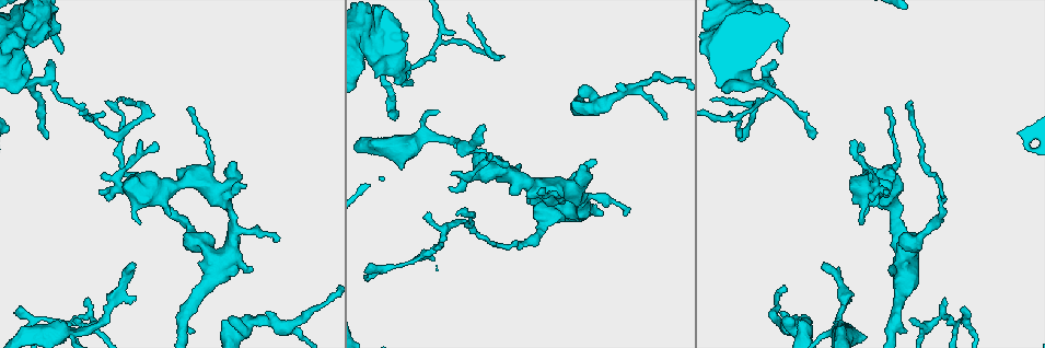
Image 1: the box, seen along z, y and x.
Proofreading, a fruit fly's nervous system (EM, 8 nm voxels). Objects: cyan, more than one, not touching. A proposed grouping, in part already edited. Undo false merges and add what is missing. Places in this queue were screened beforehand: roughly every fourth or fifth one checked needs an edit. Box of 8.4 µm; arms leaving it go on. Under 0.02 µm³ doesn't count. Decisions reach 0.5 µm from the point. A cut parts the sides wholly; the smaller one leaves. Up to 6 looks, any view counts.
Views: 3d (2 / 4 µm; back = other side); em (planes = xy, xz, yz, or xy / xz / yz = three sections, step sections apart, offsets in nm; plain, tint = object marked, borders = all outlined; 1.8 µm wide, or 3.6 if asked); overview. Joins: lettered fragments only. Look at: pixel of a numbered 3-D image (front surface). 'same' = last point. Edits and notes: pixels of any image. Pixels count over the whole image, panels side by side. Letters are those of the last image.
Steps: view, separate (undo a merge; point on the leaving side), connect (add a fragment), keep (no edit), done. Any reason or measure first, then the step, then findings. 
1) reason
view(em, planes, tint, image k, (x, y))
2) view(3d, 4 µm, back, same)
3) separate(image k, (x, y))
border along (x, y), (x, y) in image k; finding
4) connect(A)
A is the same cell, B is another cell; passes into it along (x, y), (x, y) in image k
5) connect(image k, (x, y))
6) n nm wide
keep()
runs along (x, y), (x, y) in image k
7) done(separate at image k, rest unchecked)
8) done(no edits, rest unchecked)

an open end
view(3d, 4 µm, image 1, (244, 186))

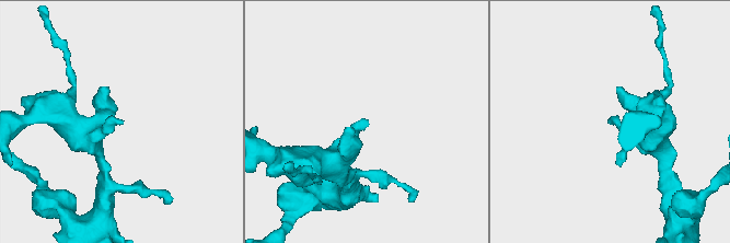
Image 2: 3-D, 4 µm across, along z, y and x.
view(em, planes, borders, image 2, (122, 121))

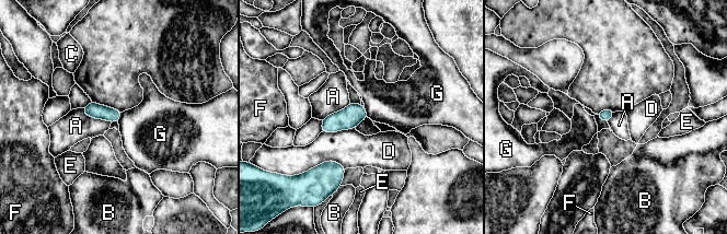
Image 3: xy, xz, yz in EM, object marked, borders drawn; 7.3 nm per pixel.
keep()
A, B, C, D, E, F and G are other cells; no lettered fragment goes on from it

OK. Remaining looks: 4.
an open end
view(em, planes, borders, image 1, (106, 200))

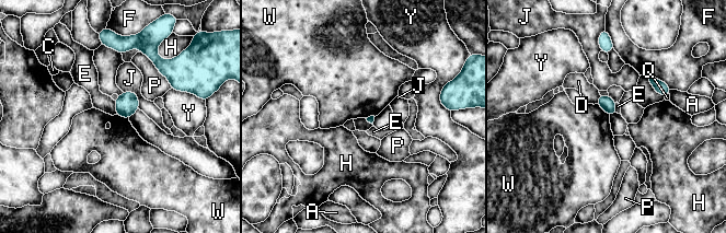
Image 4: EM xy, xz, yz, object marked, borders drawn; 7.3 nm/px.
P touches over 360 nm
keep()
A, C, D, E, F, H, J, P, Q, W and Y are other cells; border along (116, 114), (128, 118) in image 4; none of them fits

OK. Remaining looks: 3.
long arm stops here
view(em, yz, step 4, borders, image 1, (133, 266))

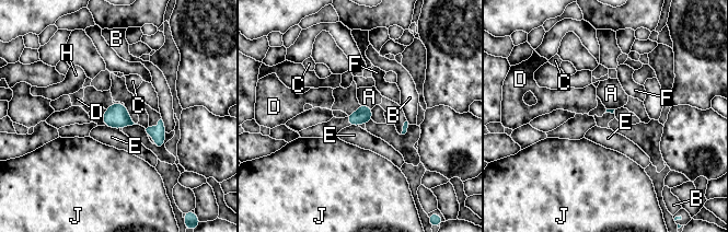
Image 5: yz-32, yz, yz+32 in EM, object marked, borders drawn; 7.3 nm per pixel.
another direction
view(em, xy, step 8, borders, same)

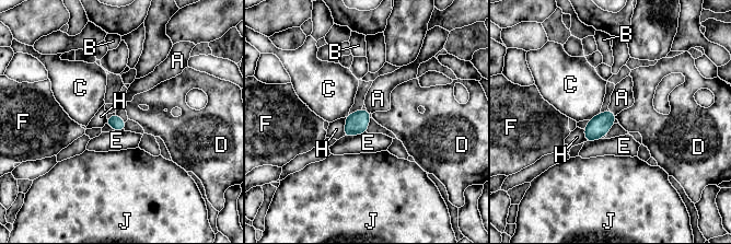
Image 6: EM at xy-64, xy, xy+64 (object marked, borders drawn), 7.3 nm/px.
100 nm wide
connect(image 6, (622, 97))
A is the same cell, B, C, D, E, F, H and J are other cells; passes into it along (599, 126), (613, 113), (622, 97) in image 6; the neuron continues

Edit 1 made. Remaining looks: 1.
done(connect at image 6, rest unchecked)

